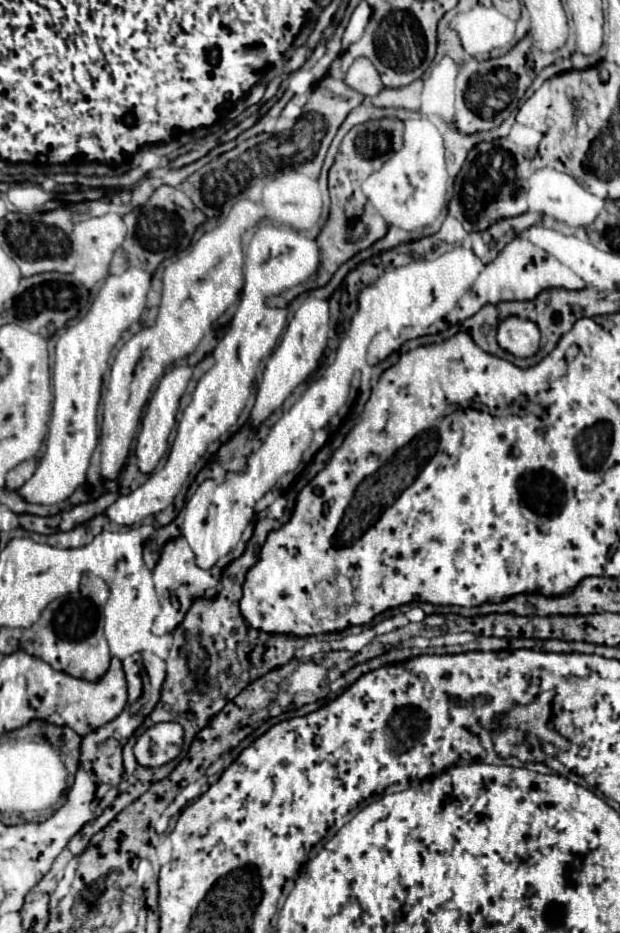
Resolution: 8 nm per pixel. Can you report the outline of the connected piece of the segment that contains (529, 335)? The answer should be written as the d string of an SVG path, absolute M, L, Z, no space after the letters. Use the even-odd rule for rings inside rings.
M509 316L499 324L497 342L517 358L529 358L539 350L539 328L535 322Z

